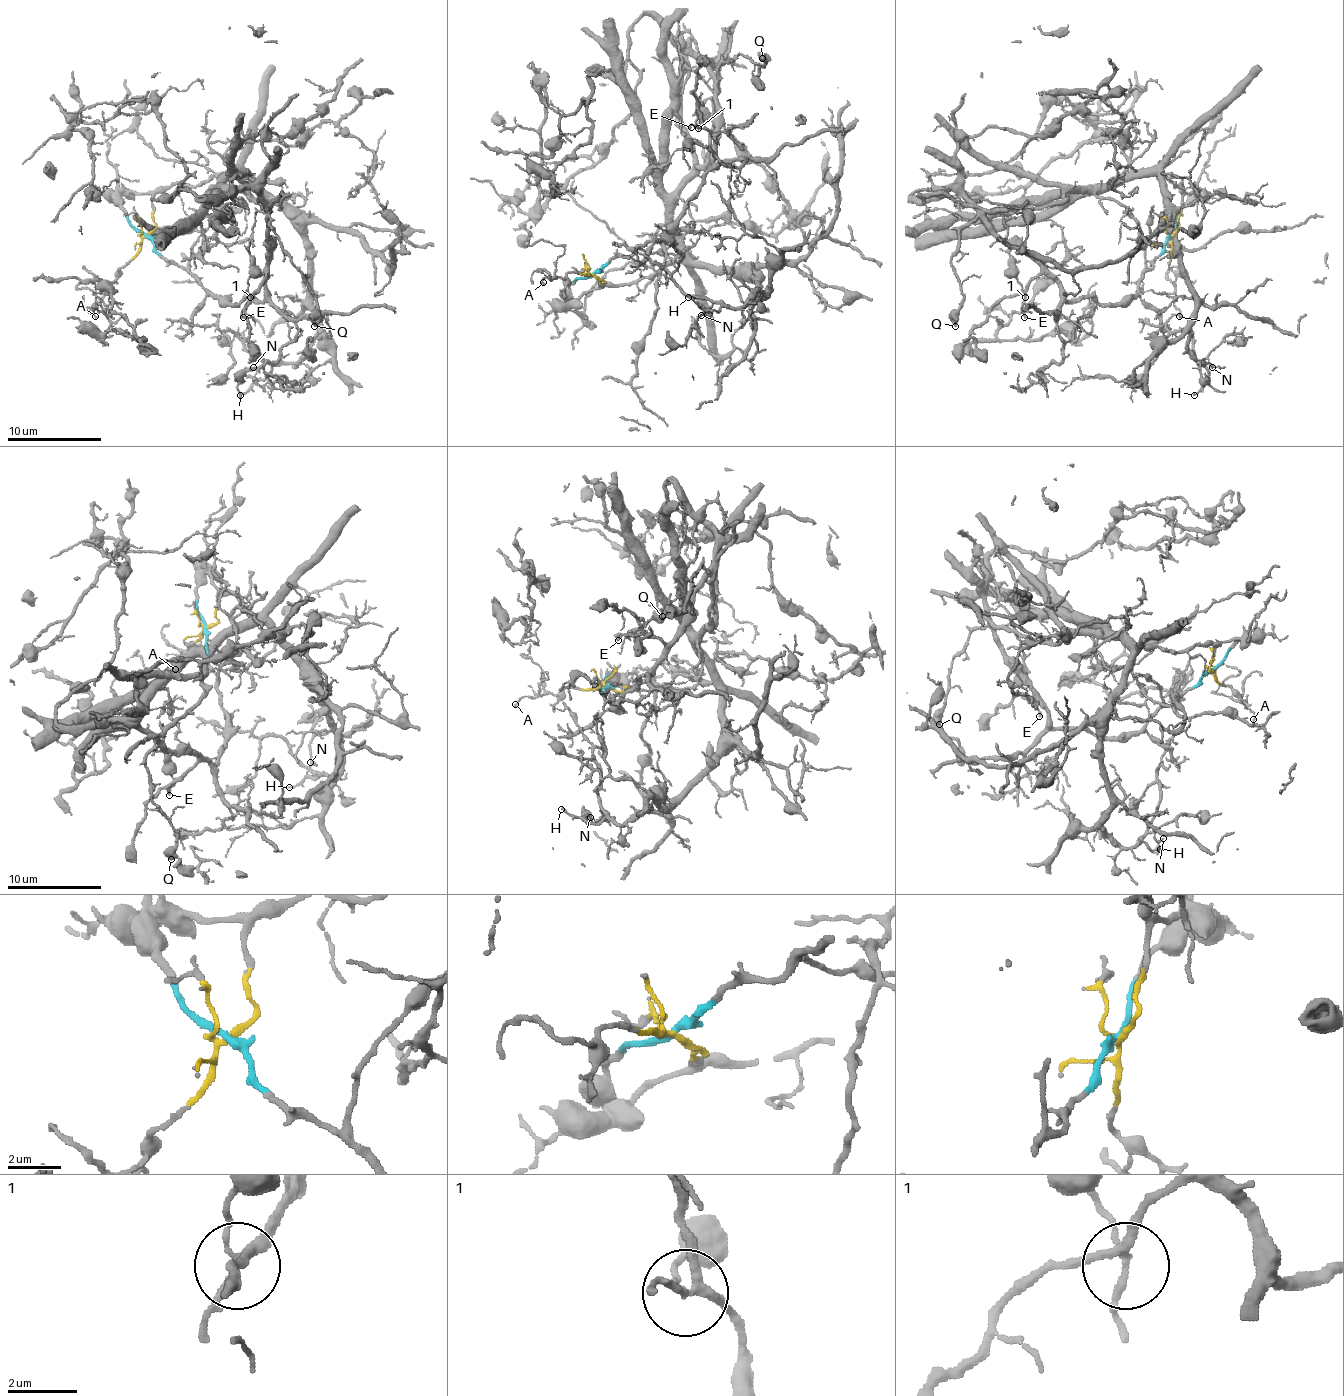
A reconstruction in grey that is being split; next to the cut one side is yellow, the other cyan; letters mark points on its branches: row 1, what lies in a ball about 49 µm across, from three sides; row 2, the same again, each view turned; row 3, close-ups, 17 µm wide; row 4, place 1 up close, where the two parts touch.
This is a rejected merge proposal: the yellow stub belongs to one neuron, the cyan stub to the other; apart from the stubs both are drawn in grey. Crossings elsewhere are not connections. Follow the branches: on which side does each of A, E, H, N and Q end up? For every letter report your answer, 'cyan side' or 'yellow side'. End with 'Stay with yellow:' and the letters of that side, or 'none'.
A: yellow side
E: cyan side
H: yellow side
N: yellow side
Q: cyan side
Stay with yellow: A, H, N

